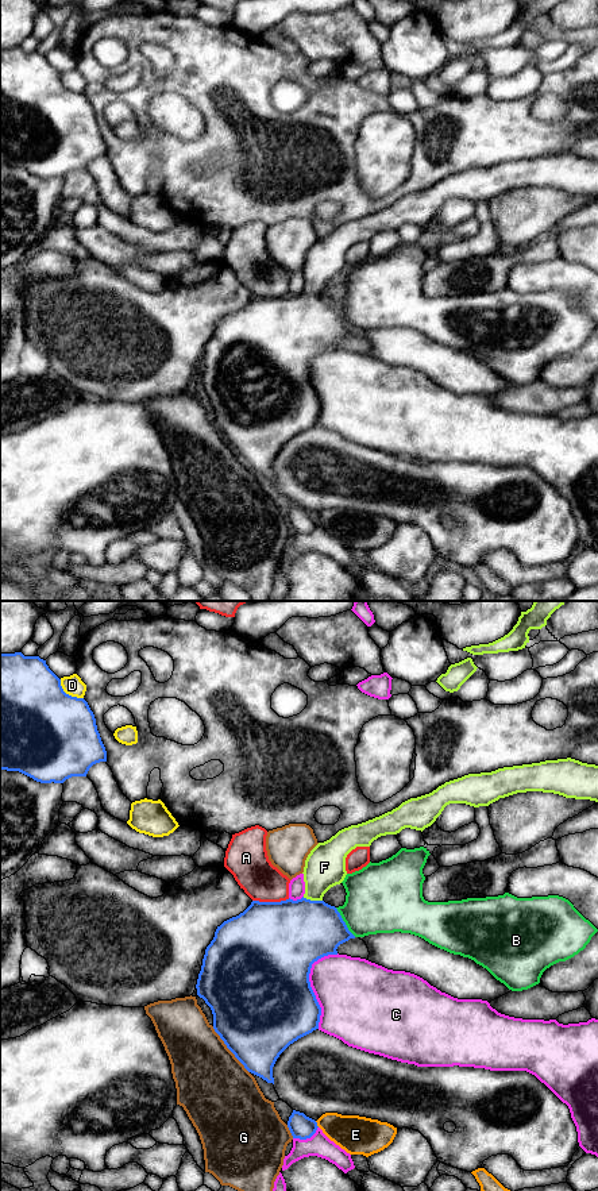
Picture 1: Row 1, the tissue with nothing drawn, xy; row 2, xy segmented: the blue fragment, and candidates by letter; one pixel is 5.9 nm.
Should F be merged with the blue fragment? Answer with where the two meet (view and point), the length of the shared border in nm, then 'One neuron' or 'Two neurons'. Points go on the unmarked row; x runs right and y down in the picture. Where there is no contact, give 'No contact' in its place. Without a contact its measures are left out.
Touches blue at xy (312, 296). Shared border 120 nm. One neuron

